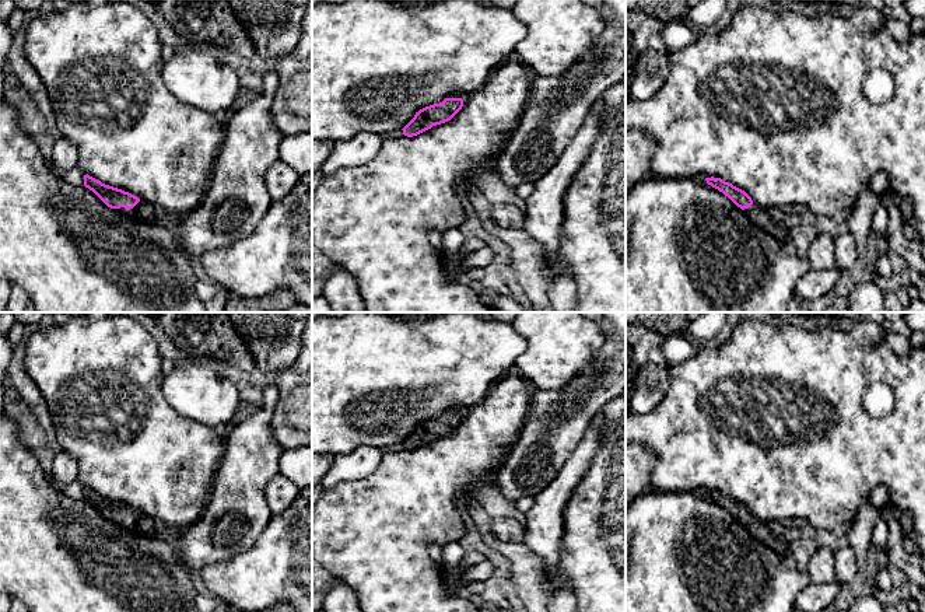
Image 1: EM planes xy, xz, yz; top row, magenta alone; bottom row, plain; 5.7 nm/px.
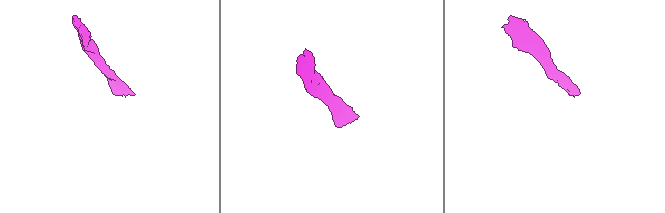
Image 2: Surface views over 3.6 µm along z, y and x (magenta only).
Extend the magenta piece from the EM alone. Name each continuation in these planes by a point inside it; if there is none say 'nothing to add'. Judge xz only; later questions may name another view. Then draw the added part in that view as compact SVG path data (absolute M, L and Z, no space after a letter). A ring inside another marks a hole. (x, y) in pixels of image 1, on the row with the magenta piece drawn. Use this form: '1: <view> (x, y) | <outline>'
nothing to add

